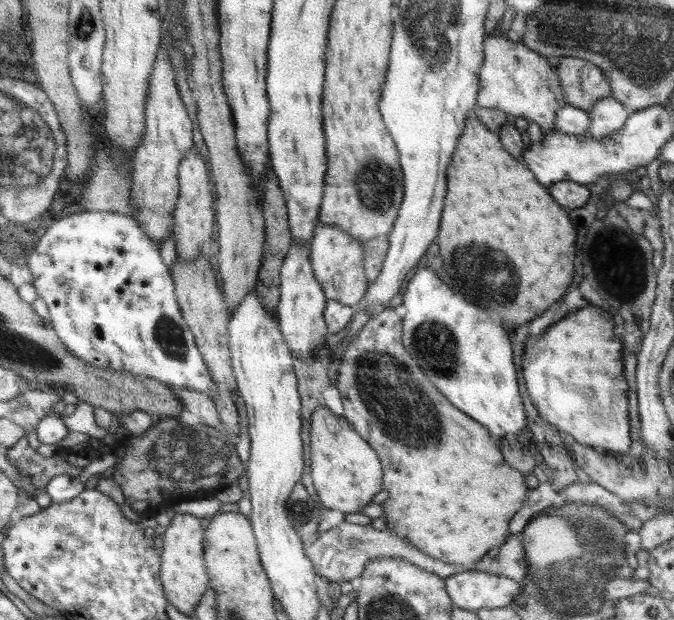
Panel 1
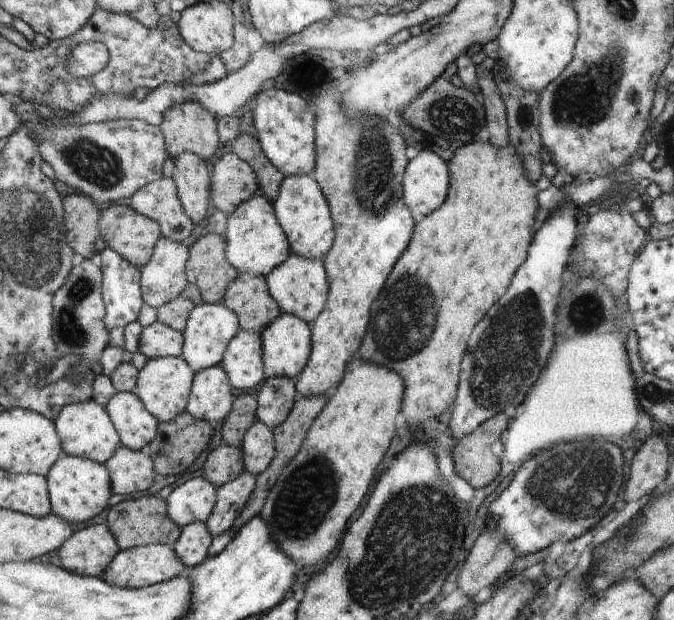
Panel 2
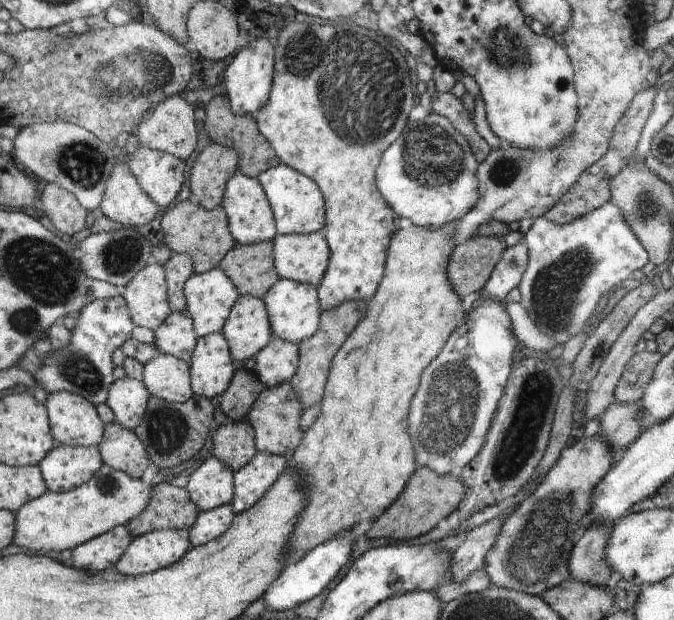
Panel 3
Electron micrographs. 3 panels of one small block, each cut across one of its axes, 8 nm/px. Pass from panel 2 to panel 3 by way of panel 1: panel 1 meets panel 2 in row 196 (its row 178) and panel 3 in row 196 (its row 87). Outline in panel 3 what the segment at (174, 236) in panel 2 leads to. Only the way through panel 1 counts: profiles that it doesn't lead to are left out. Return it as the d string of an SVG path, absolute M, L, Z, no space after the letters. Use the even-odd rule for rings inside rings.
M139 147L128 166L138 186L160 208L174 202L185 181L185 162L166 152Z

